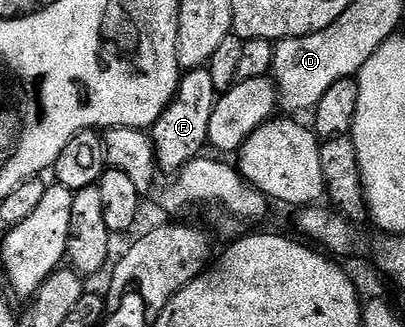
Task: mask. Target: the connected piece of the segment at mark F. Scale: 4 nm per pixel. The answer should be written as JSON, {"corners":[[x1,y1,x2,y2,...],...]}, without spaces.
{"corners":[[197,67,179,78,174,100,148,131,154,142,154,160,158,163,159,172,166,174,167,171,167,176,173,177,182,166,203,154,202,146,209,144,209,122,219,96,219,91,212,85,212,73,206,67]]}

